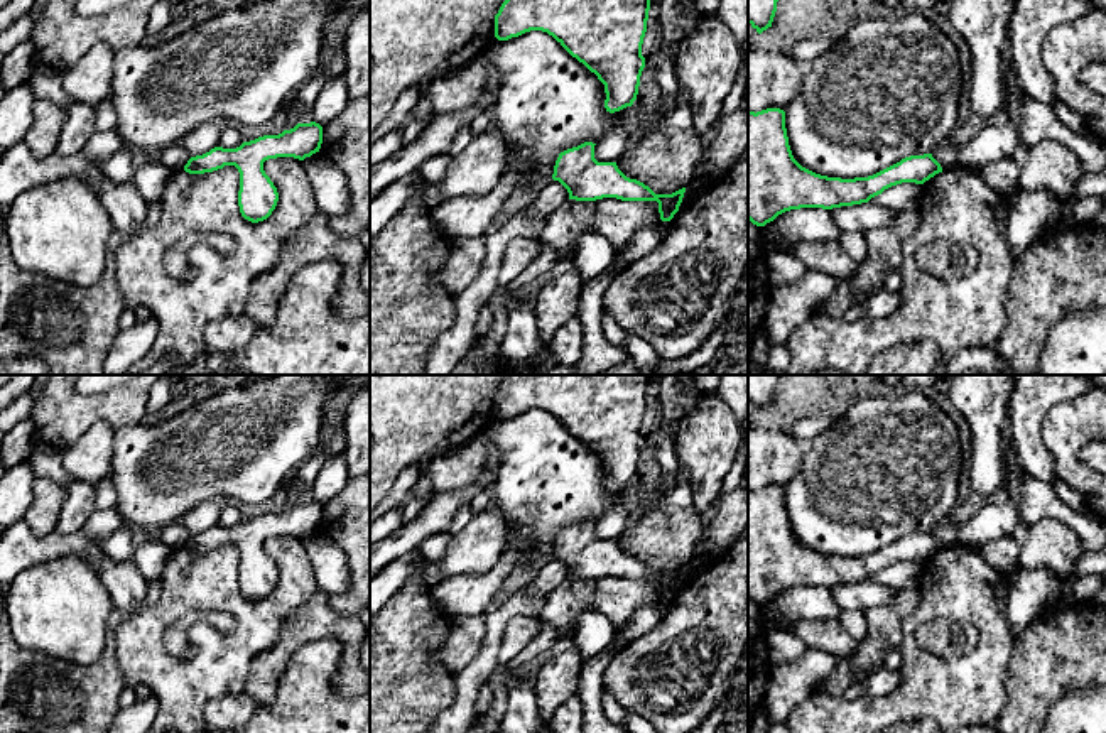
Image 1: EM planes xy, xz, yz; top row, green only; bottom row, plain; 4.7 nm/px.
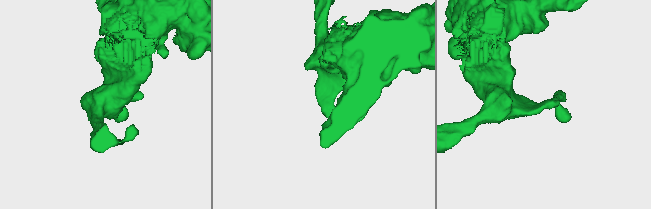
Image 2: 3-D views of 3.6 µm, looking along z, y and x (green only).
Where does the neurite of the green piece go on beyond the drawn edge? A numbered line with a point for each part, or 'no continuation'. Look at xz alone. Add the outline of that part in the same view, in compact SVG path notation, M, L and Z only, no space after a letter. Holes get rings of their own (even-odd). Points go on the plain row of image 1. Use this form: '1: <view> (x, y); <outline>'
no continuation

